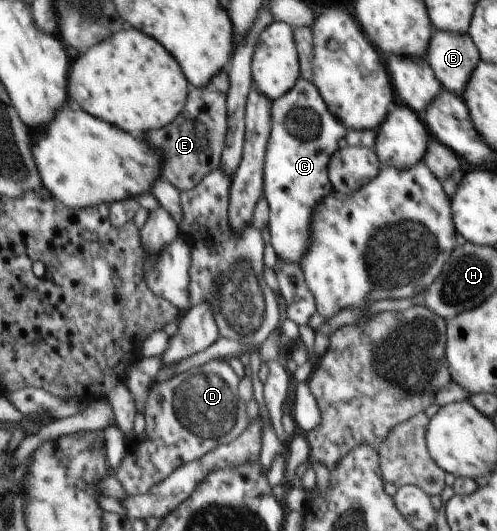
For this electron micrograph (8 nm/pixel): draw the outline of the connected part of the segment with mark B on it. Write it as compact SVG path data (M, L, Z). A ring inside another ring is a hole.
M434 29L424 58L431 65L440 85L462 96L473 69L479 63L480 53L469 34Z

